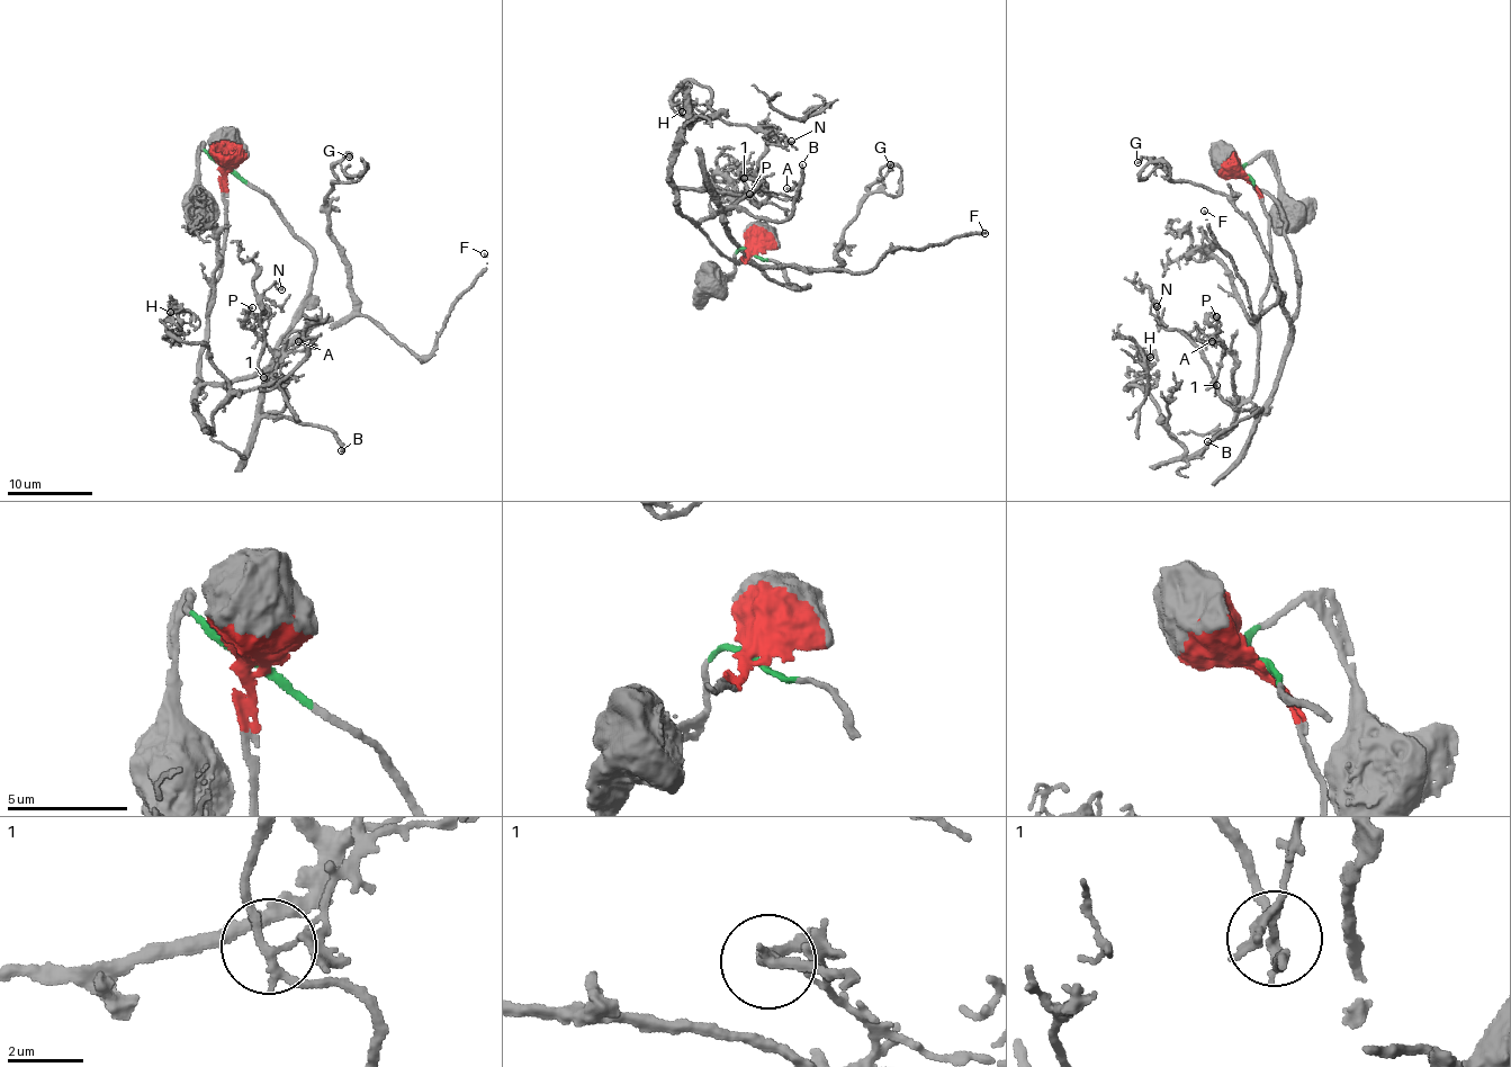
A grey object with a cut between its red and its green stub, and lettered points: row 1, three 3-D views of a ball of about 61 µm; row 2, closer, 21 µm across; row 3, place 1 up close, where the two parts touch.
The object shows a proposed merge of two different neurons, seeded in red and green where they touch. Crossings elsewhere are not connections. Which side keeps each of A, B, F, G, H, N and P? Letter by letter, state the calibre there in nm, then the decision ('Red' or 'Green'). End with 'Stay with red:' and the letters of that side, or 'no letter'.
A: Thickness 170 nm. Red
B: Thickness 220 nm. Green
F: Thickness 100 nm. Green
G: Thickness 240 nm. Green
H: Thickness 80 nm. Red
N: Thickness 160 nm. Green
P: Thickness 130 nm. Red
Stay with red: A, H, P

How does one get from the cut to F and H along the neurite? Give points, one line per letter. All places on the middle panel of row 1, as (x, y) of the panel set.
F: (750, 253), (808, 287), (778, 283), (756, 267), (855, 274), (873, 269), (887, 252), (983, 232)
H: (750, 251), (737, 263), (678, 209), (669, 155), (684, 129), (719, 115), (692, 82), (674, 98), (683, 110)

